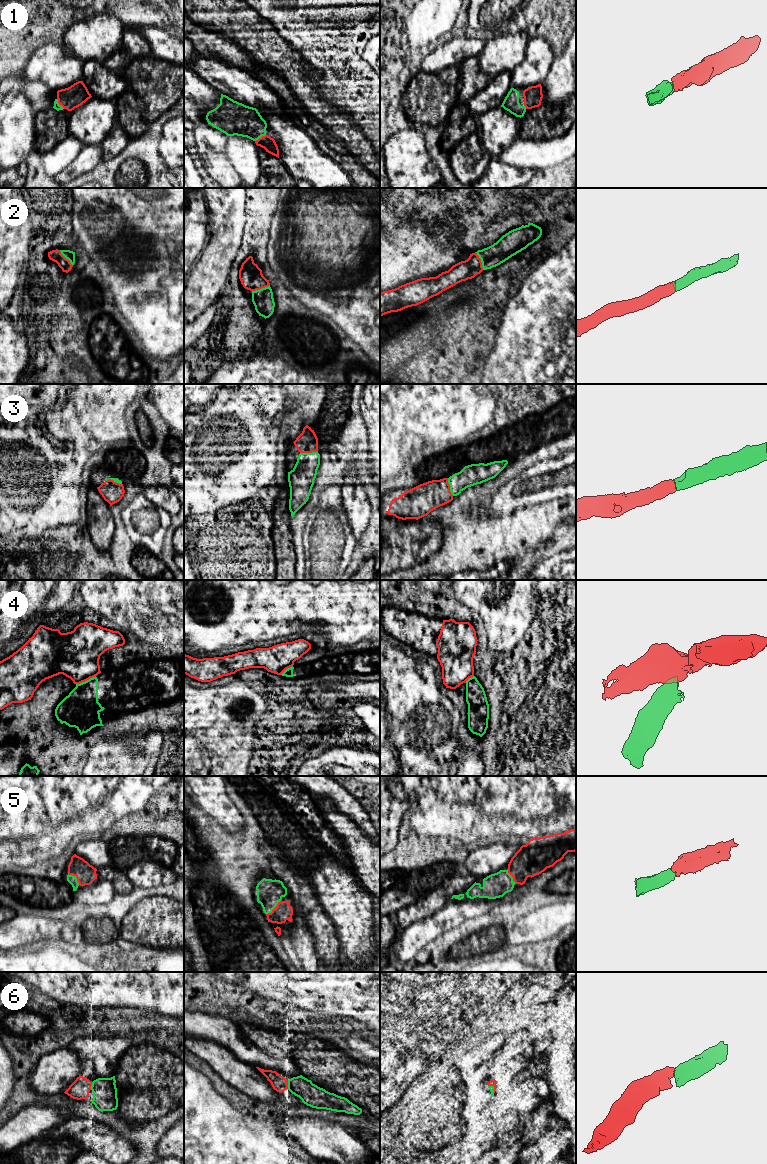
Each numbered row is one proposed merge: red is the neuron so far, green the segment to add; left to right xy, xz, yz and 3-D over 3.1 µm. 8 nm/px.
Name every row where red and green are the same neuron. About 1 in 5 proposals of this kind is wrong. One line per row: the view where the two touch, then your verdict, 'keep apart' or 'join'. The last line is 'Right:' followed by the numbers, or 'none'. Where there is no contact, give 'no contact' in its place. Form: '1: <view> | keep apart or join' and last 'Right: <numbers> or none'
1: xy | join
2: xz | join
3: xz | join
4: xy | keep apart
5: xz | join
6: xz | join
Right: 1, 2, 3, 5, 6

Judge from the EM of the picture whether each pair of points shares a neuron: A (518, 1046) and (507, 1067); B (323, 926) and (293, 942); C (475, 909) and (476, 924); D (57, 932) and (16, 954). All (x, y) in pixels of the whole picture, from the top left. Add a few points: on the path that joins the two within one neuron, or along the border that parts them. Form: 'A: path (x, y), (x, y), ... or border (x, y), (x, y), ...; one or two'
A: path (516, 1051), (509, 1062); one
B: border (299, 911), (303, 915), (313, 937), (316, 955); two
C: border (482, 913), (465, 919), (458, 925); two
D: border (19, 946), (10, 949); two

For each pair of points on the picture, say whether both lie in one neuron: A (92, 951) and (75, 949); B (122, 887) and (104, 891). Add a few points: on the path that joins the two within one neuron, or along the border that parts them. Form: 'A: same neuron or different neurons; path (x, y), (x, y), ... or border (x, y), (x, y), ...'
A: same neuron; path (88, 951), (79, 950)
B: different neurons; border (97, 877), (107, 879), (117, 893)

